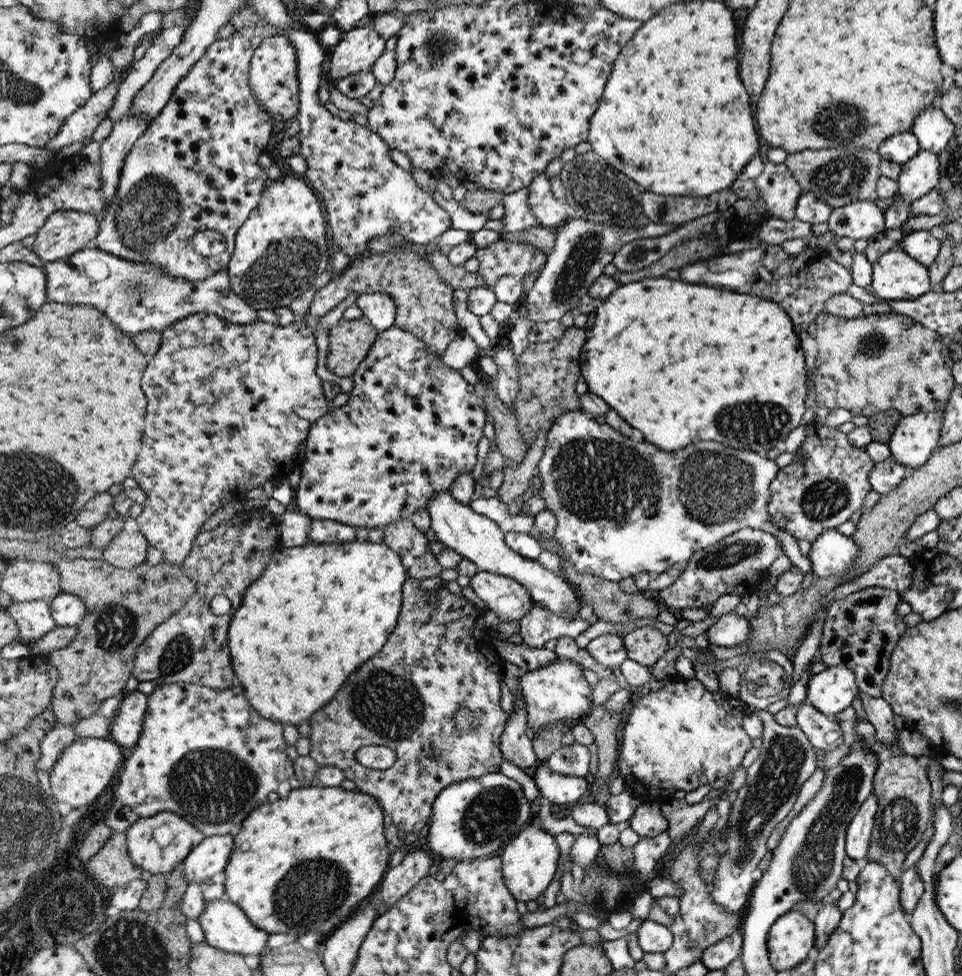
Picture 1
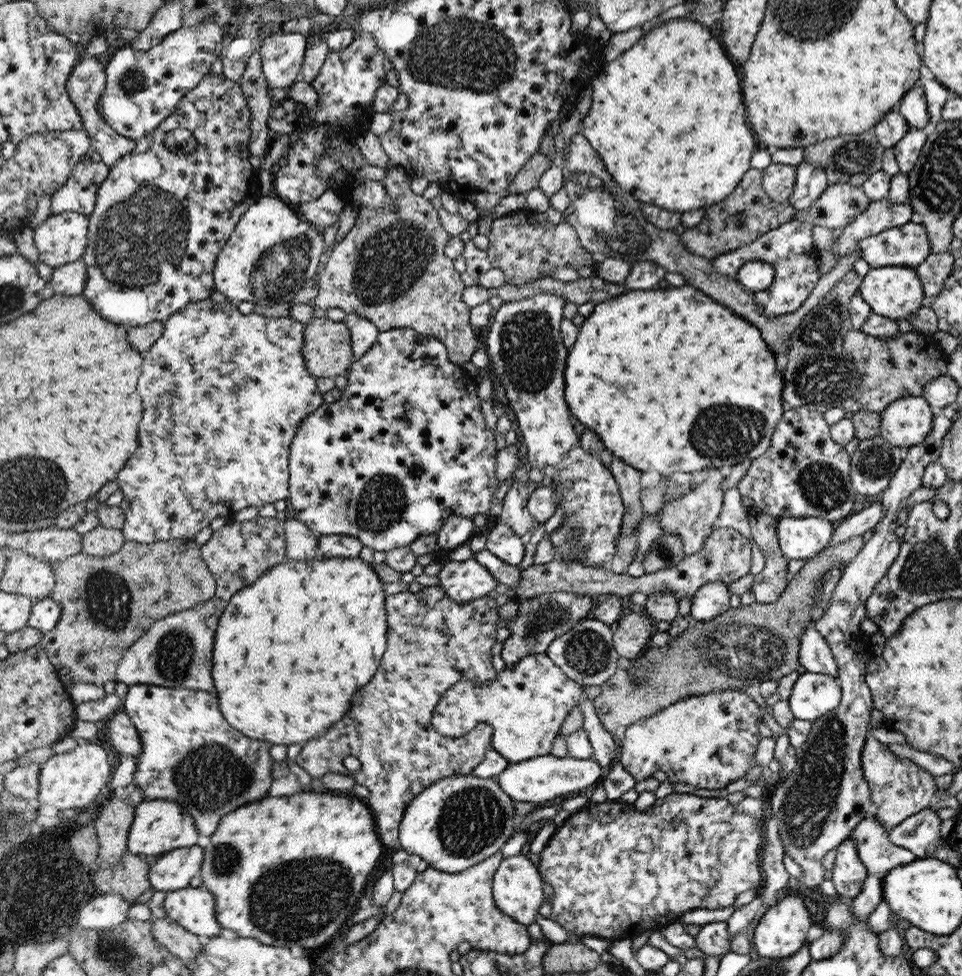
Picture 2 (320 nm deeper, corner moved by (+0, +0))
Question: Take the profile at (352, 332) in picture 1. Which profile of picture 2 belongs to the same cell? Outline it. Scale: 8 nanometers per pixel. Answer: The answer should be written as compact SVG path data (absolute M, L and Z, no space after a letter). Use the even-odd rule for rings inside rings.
M314 317L304 330L305 365L316 378L346 375L352 366L352 334L345 321Z

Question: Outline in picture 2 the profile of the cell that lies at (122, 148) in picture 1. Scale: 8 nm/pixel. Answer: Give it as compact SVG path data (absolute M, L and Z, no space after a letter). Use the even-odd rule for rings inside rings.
M206 19L196 26L181 26L167 34L160 44L150 50L122 48L107 64L108 84L101 98L100 112L124 136L141 141L162 125L210 70L212 62L225 49L225 32L214 19Z

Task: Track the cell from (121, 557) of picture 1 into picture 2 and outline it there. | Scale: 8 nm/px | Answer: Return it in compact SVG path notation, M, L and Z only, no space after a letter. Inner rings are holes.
M99 527L86 533L83 540L83 552L95 557L107 557L120 552L128 540L123 529Z

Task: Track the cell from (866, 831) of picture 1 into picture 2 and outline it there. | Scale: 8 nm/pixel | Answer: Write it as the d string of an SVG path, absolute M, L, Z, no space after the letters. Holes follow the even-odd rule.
M847 838L841 842L836 852L831 880L836 887L838 897L853 900L864 888L864 883L868 878L868 868L861 861L856 841L853 838Z

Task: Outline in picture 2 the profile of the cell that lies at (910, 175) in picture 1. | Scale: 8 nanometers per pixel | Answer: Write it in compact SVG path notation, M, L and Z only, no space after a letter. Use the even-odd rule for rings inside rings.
M909 127L905 136L893 146L900 173L908 175L910 171L914 171L918 164L919 152L926 142L927 133L926 129Z

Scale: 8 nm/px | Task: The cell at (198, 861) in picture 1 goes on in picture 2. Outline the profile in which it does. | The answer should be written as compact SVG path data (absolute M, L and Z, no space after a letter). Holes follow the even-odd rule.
M198 846L174 849L150 862L150 885L166 893L184 890L198 882L205 850Z

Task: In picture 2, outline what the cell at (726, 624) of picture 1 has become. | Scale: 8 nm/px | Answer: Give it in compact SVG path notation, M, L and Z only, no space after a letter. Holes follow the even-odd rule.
M707 582L691 598L692 621L711 621L730 608L729 587L726 583Z

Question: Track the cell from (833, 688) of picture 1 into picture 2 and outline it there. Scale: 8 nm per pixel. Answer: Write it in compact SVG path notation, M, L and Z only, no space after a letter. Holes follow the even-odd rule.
M806 671L796 679L787 701L795 718L813 722L841 704L841 685L832 675Z

